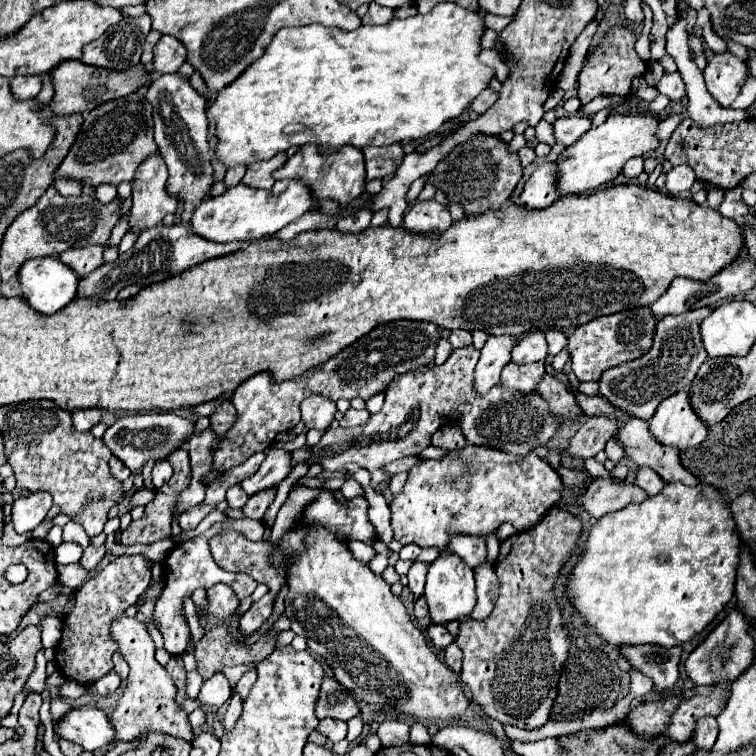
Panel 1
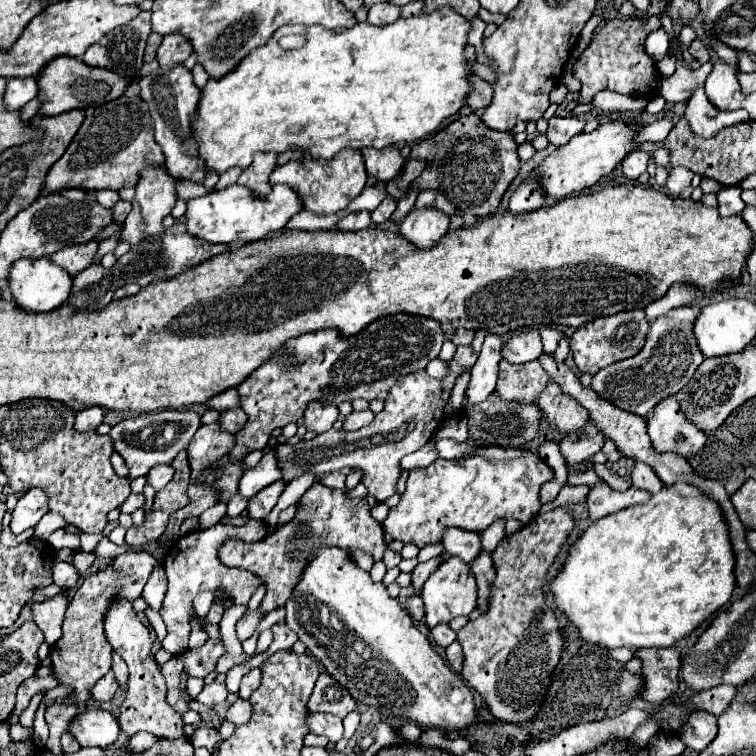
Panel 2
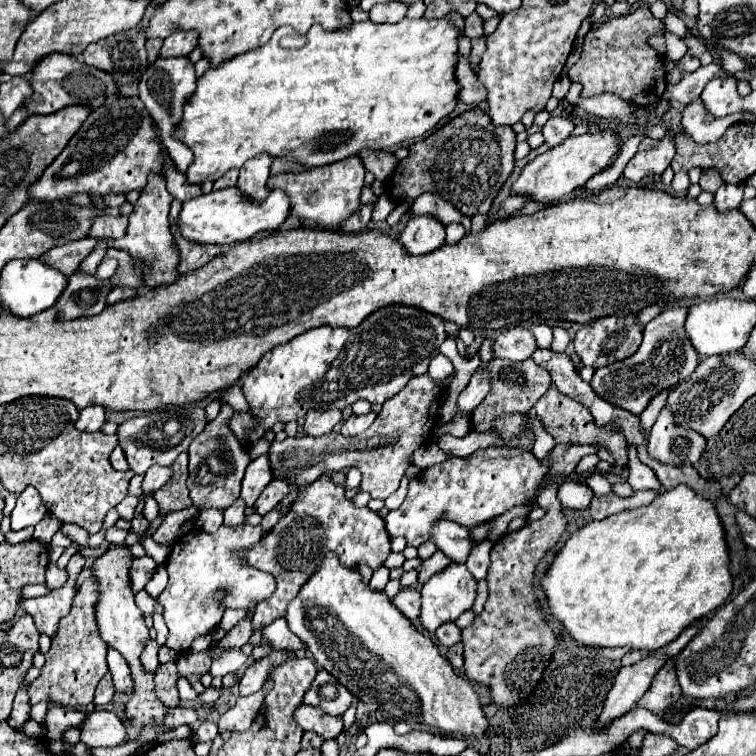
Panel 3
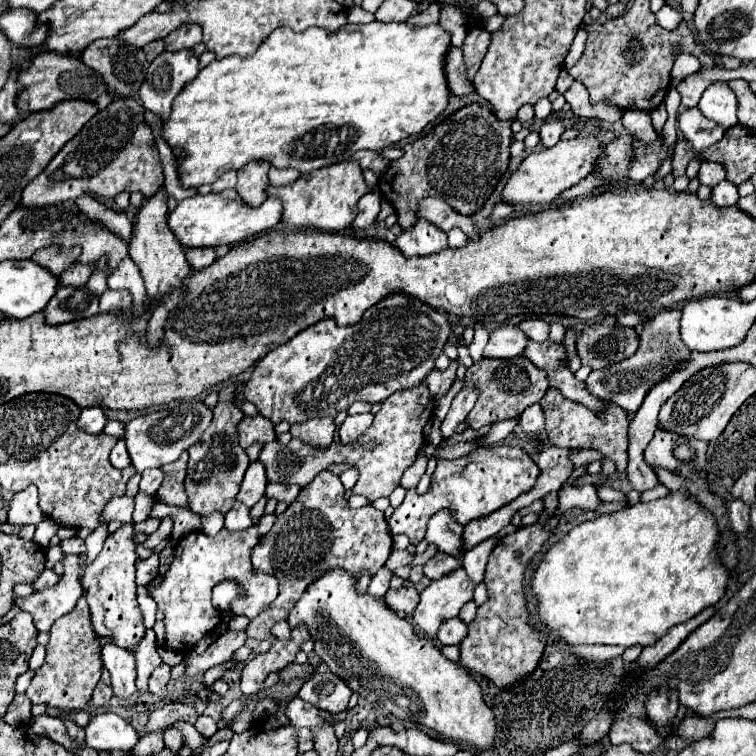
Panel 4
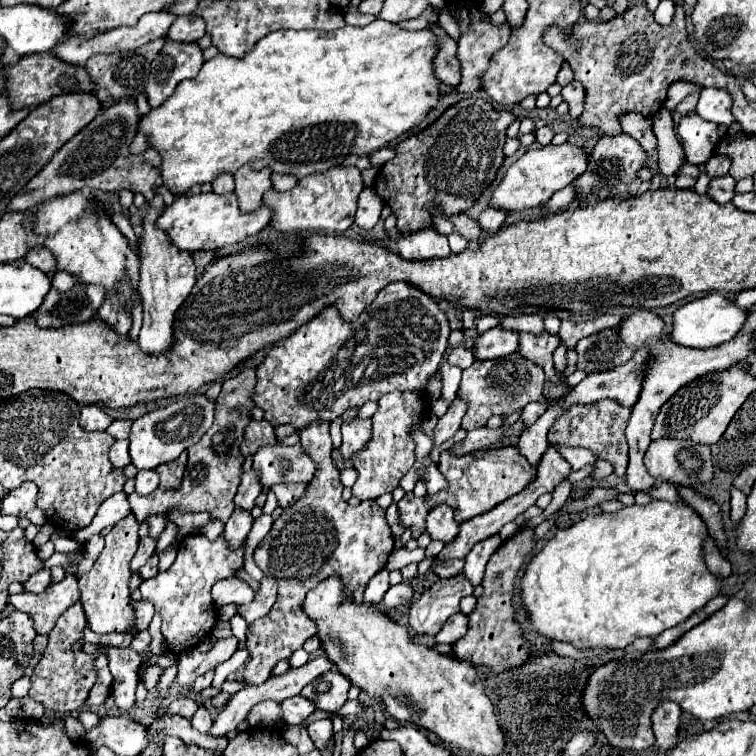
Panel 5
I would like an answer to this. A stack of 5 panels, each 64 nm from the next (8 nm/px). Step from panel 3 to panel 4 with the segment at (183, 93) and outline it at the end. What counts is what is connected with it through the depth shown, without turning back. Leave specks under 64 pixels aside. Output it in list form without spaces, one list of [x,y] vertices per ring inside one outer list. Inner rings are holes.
[[[184,50],[184,52],[162,52],[154,62],[150,62],[148,72],[146,72],[146,80],[140,86],[140,100],[142,106],[150,112],[154,112],[158,118],[168,120],[168,114],[172,110],[172,102],[174,98],[182,92],[184,84],[188,84],[192,78],[196,78],[198,74],[198,58],[194,56],[192,50]]]

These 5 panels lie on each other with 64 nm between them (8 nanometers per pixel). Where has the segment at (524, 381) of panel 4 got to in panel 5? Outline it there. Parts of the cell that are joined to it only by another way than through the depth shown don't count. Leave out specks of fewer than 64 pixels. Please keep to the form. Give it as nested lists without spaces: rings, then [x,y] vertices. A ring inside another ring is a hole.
[[[518,352],[512,356],[496,358],[496,360],[474,360],[470,368],[464,370],[458,396],[468,400],[468,412],[462,420],[464,430],[474,430],[486,426],[488,418],[498,416],[510,416],[516,410],[522,410],[528,402],[544,400],[544,370]]]

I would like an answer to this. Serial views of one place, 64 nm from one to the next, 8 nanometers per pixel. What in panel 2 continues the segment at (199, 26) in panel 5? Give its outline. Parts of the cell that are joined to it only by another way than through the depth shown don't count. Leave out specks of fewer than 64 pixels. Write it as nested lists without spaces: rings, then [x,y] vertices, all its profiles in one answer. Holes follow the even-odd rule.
[[[168,34],[168,36],[164,36],[162,44],[156,50],[156,60],[158,60],[160,68],[170,70],[170,68],[182,64],[190,54],[192,54],[192,46],[188,44],[188,40],[184,40],[184,36]]]

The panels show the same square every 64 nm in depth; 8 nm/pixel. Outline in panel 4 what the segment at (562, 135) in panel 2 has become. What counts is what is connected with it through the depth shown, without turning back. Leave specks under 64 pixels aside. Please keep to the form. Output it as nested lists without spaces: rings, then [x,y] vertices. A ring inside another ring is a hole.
[[[550,120],[550,122],[544,122],[542,128],[540,128],[540,140],[546,148],[552,148],[556,142],[560,142],[560,136],[564,134],[564,124],[562,120]]]

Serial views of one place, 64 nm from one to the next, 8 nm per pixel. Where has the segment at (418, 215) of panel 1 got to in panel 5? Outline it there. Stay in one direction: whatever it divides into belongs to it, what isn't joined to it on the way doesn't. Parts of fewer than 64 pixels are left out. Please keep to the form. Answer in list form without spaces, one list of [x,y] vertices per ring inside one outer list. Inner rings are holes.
[[[428,226],[414,234],[398,238],[398,254],[406,260],[444,258],[444,256],[450,256],[448,238]]]

